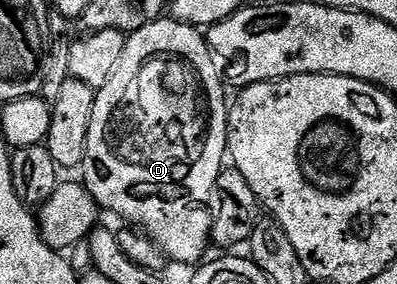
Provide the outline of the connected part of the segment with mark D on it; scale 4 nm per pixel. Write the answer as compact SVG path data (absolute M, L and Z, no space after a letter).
M161 19L150 22L137 33L127 34L127 38L118 67L108 82L96 90L82 183L101 210L109 209L125 217L128 220L125 222L147 233L171 260L192 267L210 249L212 240L214 213L210 206L228 152L226 85L216 59L208 49L205 34L197 26L184 25L175 19Z

